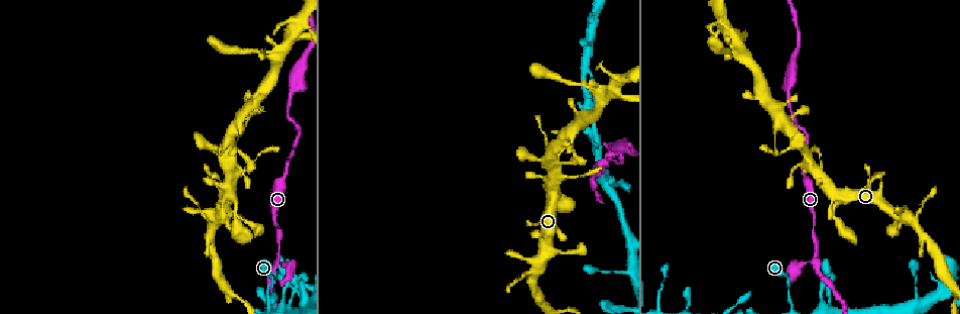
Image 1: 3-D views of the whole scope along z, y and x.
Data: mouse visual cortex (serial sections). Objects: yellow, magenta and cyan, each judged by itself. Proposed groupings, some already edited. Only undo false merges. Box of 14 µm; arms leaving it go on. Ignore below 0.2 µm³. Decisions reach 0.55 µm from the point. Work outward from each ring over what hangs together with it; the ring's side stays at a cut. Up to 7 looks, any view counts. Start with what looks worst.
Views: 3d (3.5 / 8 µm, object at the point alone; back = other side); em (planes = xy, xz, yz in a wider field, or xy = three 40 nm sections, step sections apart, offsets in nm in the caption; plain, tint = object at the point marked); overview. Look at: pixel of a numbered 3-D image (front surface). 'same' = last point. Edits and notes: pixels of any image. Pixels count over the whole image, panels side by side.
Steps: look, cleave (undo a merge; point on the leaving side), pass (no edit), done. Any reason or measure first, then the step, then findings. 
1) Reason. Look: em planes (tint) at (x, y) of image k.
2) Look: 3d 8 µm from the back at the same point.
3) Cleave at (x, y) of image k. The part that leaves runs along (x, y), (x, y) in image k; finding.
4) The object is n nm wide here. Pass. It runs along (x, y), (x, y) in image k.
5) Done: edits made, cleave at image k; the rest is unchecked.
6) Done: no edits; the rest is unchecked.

Sharp bend. Look: 3d 3.5 µm at (815, 259) of image 1.

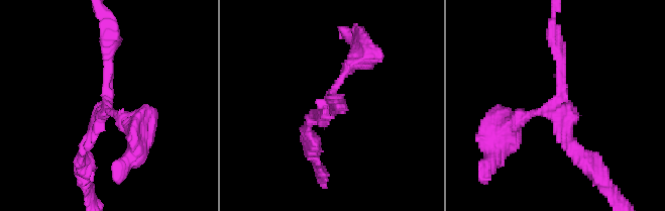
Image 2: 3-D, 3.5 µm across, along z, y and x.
Look: em xy step 2 (tint) at (107, 100) of image 2.

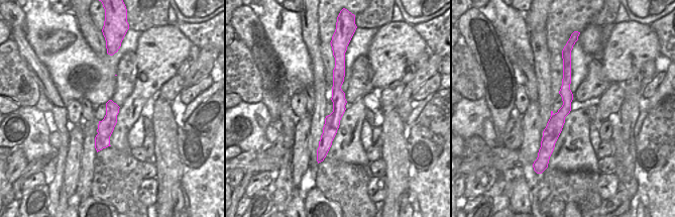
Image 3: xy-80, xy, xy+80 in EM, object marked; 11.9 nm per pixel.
Pass. It runs along (552, 34), (559, 100), (511, 124) in image 2; continuous, no second cell.

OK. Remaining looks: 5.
Thin neck. Look: 3d 3.5 µm from the back at (788, 294) of image 1.

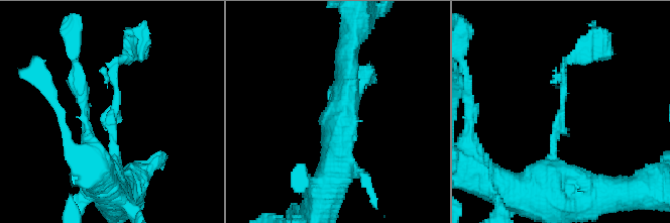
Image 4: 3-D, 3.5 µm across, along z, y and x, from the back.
Pass. It runs along (581, 54), (563, 67), (550, 169) in image 4; continuous, no second cell.

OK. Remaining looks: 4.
Branch point. Look: em xy step 2 (tint) at (595, 94) of image 1.

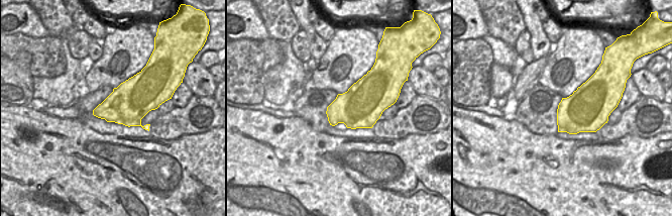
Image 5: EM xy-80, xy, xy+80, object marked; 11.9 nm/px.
See where the arms go. Look: 3d 3.5 µm at the same point.

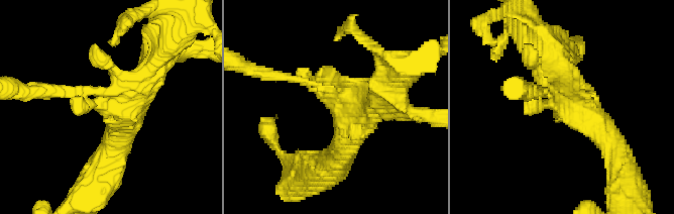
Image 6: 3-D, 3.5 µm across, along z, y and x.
Pass. It runs along (615, 153), (571, 107), (551, 55) in image 6; all the same cell.

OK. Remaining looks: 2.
Done: no edits; the rest is unchecked.

